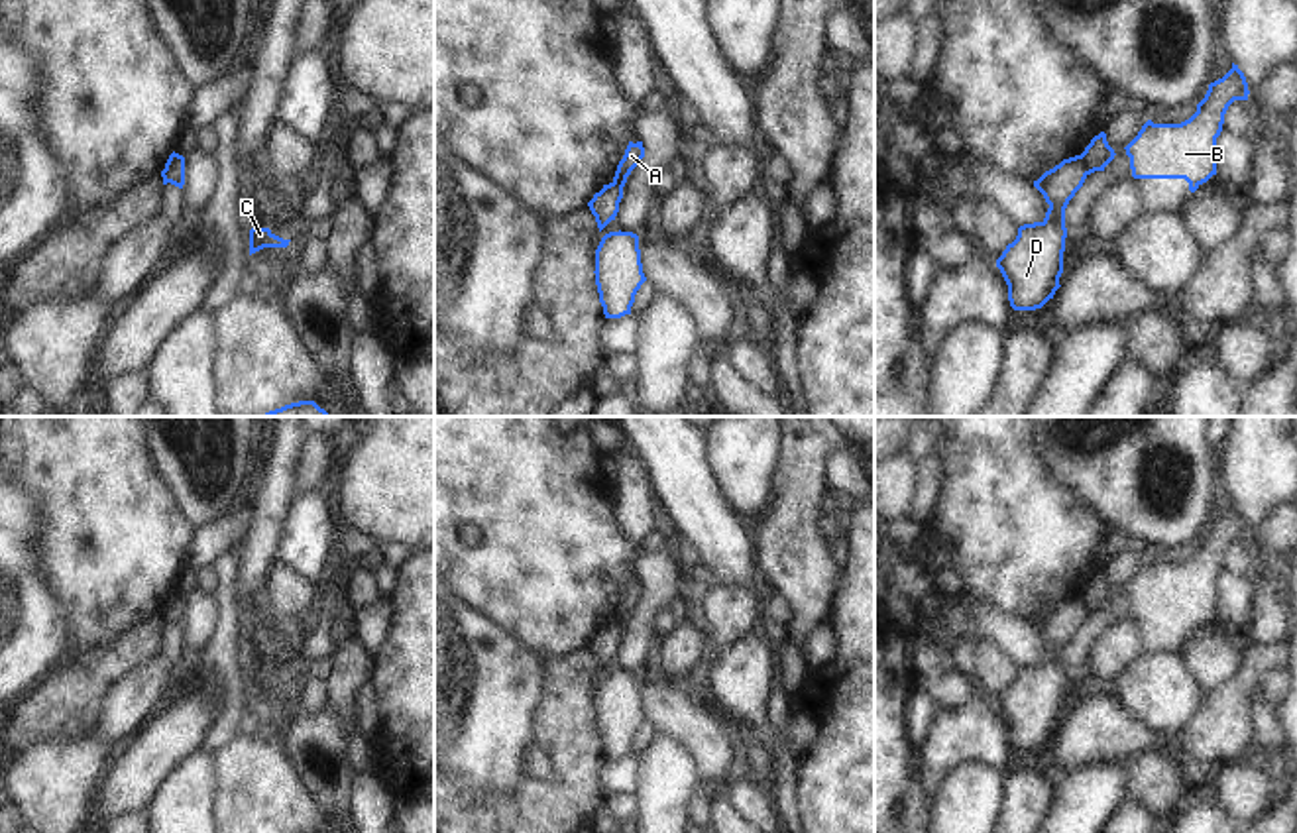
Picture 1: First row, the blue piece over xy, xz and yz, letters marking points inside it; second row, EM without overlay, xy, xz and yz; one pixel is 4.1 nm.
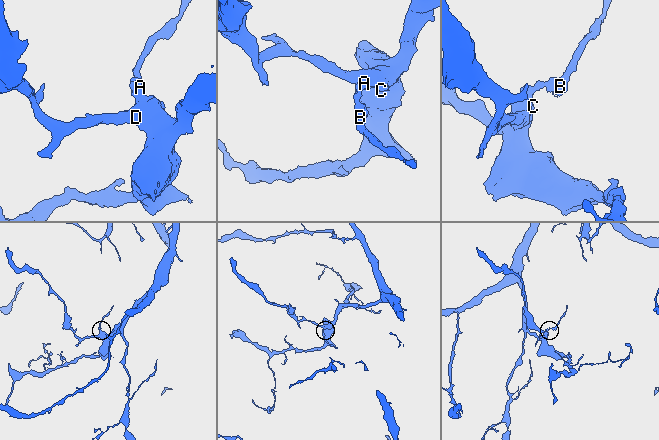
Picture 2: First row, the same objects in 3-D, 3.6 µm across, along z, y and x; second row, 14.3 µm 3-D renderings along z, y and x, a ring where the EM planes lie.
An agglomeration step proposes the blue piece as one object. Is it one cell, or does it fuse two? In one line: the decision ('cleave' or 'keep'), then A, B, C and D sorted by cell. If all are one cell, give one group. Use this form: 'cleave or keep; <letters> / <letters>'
cleave; A C D / B

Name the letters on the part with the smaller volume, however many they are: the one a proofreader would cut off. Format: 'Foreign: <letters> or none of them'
Foreign: B

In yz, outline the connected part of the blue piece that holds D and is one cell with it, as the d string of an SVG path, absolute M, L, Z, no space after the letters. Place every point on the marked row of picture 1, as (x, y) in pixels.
M1075 155L1034 181L1034 187L1049 204L1045 218L1020 226L1016 240L996 259L1014 310L1042 308L1061 287L1067 238L1065 208L1087 175L1083 157Z

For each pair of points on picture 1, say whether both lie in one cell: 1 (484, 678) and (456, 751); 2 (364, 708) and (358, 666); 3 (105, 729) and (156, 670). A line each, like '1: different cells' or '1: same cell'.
1: same cell
2: different cells
3: same cell

